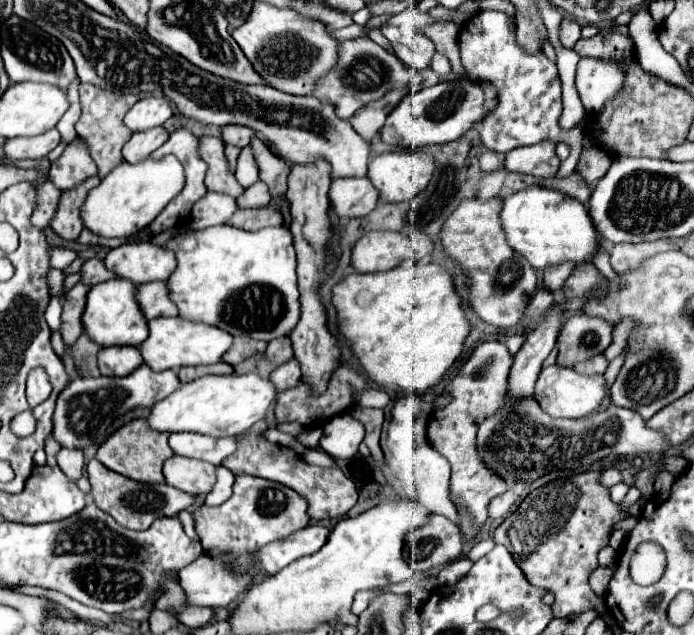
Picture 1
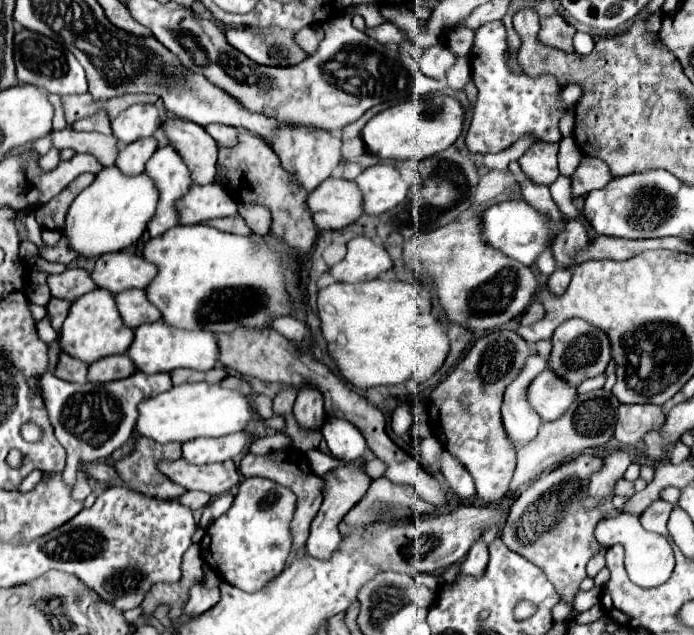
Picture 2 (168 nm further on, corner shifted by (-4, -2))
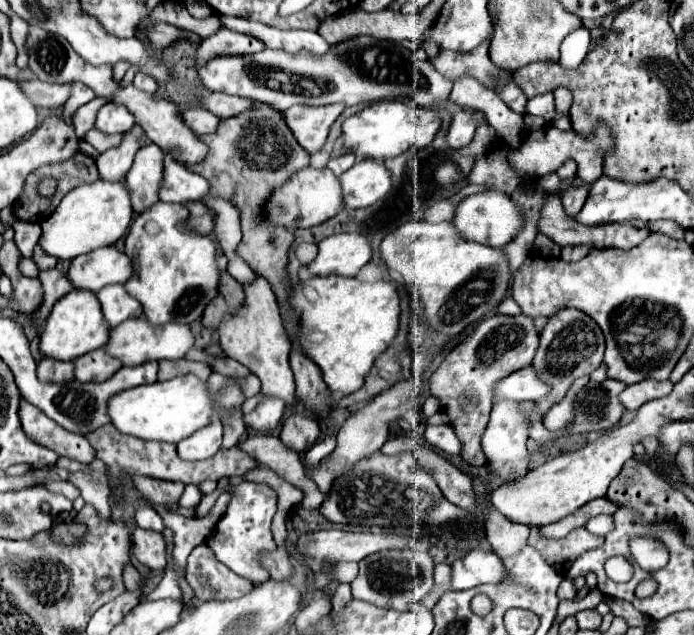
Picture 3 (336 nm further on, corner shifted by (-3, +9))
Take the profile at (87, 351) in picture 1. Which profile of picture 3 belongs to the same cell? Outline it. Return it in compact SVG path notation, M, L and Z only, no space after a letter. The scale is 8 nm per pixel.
M45 357L37 363L37 377L45 383L69 383L73 381L73 363Z

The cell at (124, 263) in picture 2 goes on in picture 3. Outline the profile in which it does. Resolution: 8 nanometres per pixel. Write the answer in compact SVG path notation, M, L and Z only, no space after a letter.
M101 247L75 257L67 269L67 279L73 281L75 289L97 293L105 285L127 281L129 273L133 273L133 269L129 269L129 261L123 251Z

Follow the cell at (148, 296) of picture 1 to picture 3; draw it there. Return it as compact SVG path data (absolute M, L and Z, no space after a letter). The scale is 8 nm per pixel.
M107 285L97 293L97 299L101 303L103 317L111 327L143 315L141 305L135 299L131 299L129 293L125 293L123 285Z

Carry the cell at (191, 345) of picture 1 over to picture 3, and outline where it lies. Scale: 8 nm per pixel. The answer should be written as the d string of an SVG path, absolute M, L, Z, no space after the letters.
M143 317L129 319L109 331L109 339L103 351L115 359L119 359L125 367L135 367L145 361L161 361L161 359L181 359L193 347L193 333L189 325L149 325Z

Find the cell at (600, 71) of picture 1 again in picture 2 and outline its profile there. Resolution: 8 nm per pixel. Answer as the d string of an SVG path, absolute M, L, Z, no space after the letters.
M568 84L564 90L562 90L562 104L570 106L572 102L578 102L580 96L582 96L584 88L580 84Z

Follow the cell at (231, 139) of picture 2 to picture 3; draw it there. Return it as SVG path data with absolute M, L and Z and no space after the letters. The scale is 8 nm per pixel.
M189 107L181 113L185 125L197 133L197 135L205 135L205 133L213 133L217 131L217 125L219 125L219 117L215 117L213 113L205 111L205 109L199 109L199 107Z

